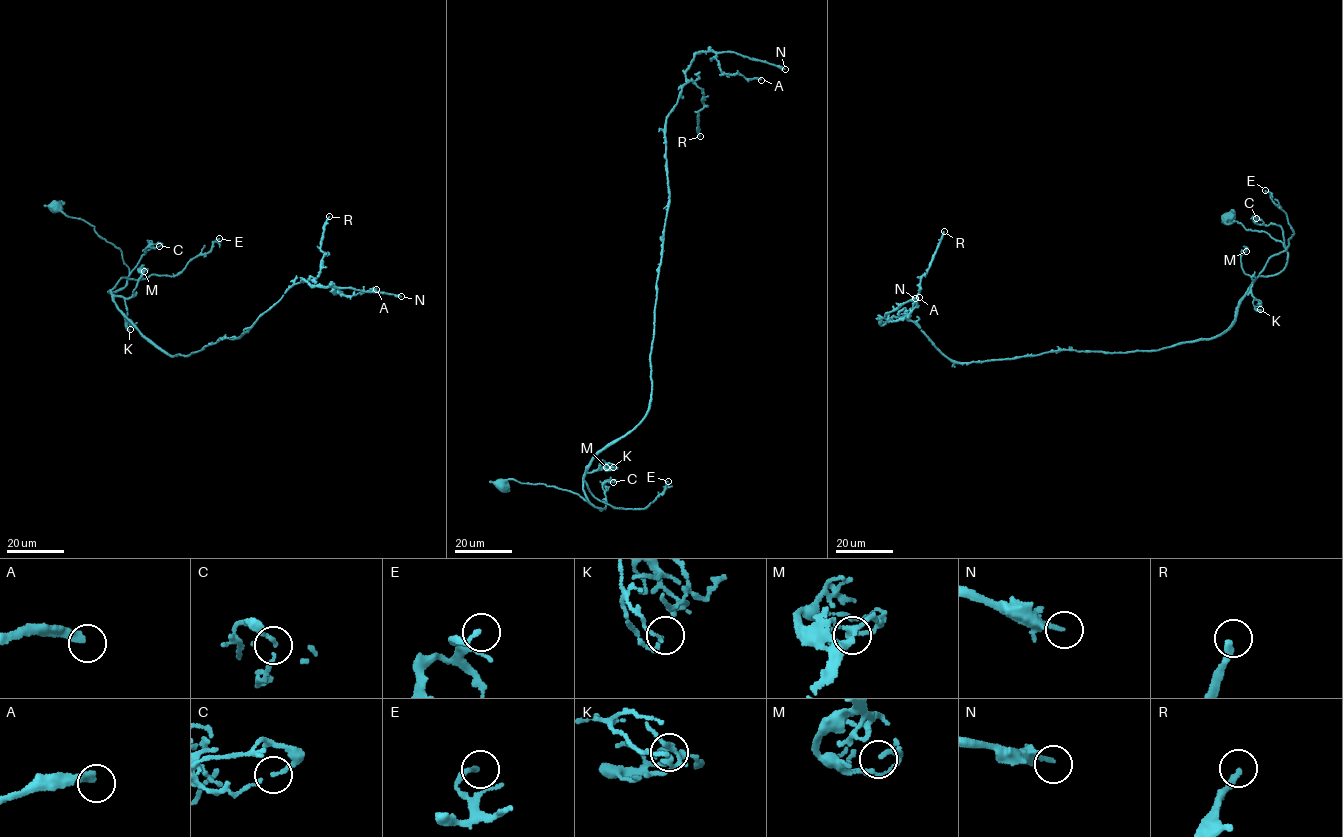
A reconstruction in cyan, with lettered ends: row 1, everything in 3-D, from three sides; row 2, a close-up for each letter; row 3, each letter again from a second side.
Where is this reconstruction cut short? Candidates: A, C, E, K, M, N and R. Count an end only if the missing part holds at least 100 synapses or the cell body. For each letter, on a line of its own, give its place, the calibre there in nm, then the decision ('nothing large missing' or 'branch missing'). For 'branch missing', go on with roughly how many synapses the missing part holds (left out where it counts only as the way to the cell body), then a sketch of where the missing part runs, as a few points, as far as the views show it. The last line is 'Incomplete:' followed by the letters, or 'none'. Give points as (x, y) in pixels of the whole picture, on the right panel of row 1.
A: place (919, 297); calibre 320 nm; nothing large missing
C: place (1256, 218); calibre 110 nm; nothing large missing
E: place (1265, 190); calibre 190 nm; nothing large missing
K: place (1260, 309); calibre 150 nm; nothing large missing
M: place (1246, 251); calibre 160 nm; nothing large missing
N: place (915, 298); calibre 150 nm; branch missing; 180 synapses; course (915, 298), (940, 294), (960, 302), (976, 300), (981, 296), (987, 282), (1010, 268), (1008, 240)
R: place (944, 231); calibre 240 nm; branch missing; 110 synapses; course (944, 231), (951, 214), (961, 205), (972, 175), (998, 149), (1009, 111), (1025, 109), (1017, 150)
Incomplete: N, R

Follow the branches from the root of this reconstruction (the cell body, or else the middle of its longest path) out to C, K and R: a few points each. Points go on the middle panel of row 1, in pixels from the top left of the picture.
C: (502, 485), (512, 479), (543, 483), (571, 491), (603, 509), (606, 497), (602, 483), (610, 479), (613, 482)
K: (502, 485), (512, 479), (543, 483), (578, 494), (601, 510), (584, 491), (585, 473), (604, 463), (613, 467)
R: (502, 485), (602, 509), (586, 471), (650, 398), (664, 124), (691, 81), (700, 136)

